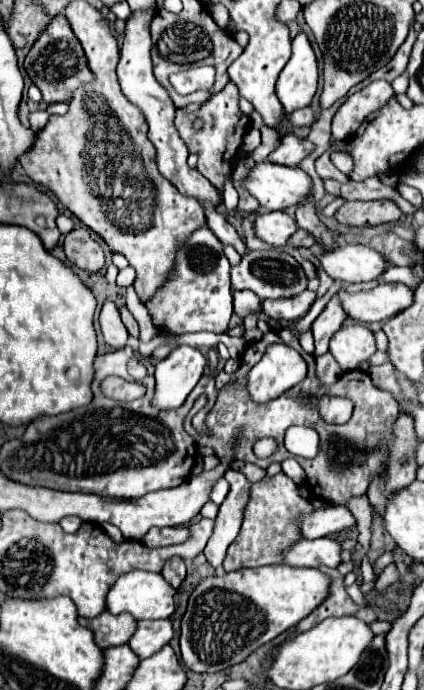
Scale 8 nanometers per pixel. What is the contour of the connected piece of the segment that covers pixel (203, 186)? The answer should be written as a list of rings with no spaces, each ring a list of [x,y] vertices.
[[[140,10],[140,14],[132,12],[132,16],[126,20],[126,32],[124,32],[124,44],[122,44],[122,52],[120,52],[120,64],[118,64],[118,82],[122,86],[124,96],[136,104],[144,116],[146,122],[150,126],[148,130],[148,138],[156,148],[156,164],[158,170],[164,178],[168,178],[182,194],[196,198],[200,204],[204,202],[212,202],[214,206],[220,206],[222,202],[222,194],[208,182],[208,178],[204,178],[198,170],[188,168],[186,158],[188,158],[188,148],[186,144],[178,138],[178,132],[174,128],[174,116],[176,116],[176,108],[170,102],[168,92],[156,82],[154,74],[152,74],[152,62],[150,62],[150,34],[148,34],[148,22],[152,22],[156,10]]]

